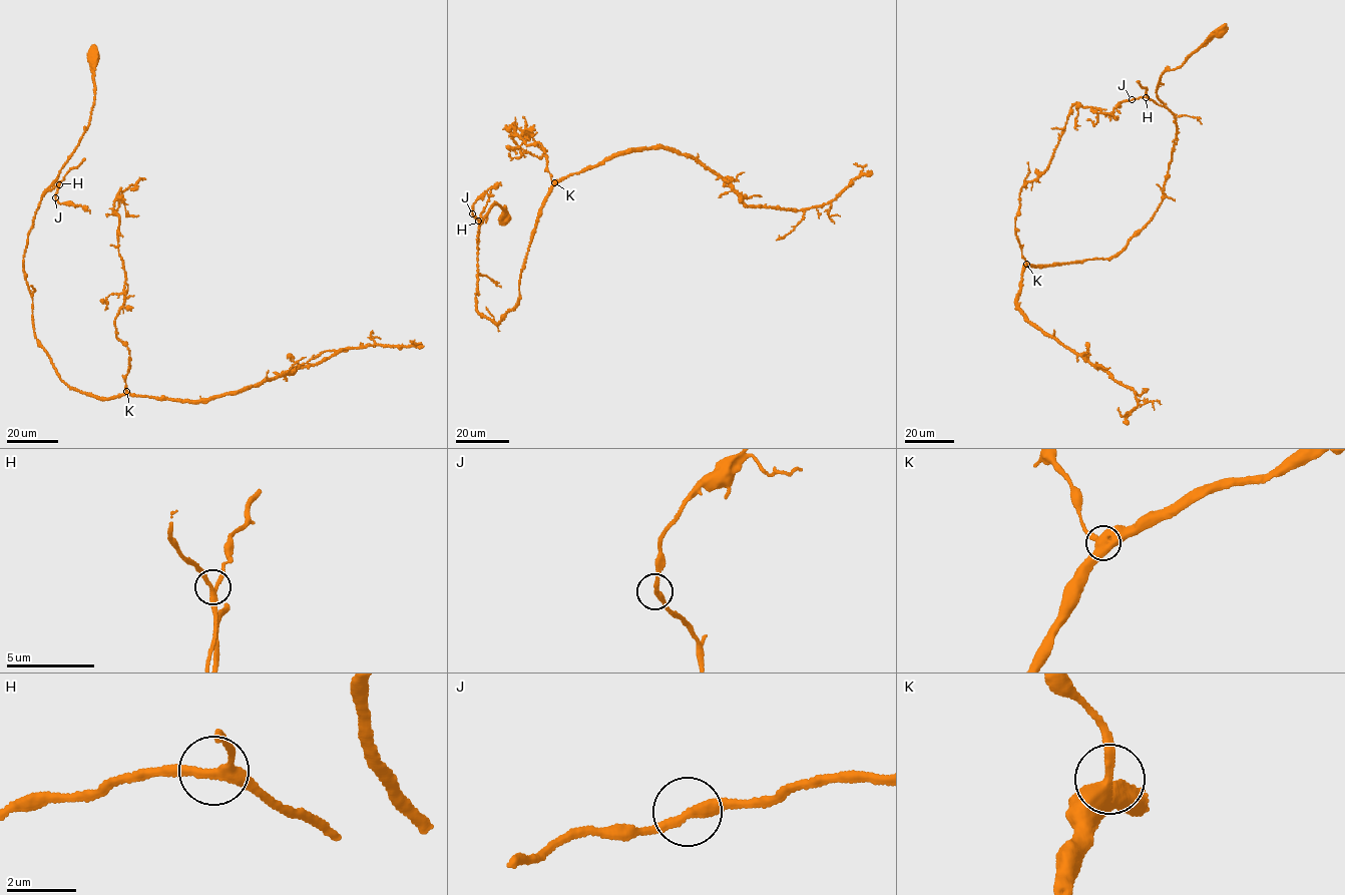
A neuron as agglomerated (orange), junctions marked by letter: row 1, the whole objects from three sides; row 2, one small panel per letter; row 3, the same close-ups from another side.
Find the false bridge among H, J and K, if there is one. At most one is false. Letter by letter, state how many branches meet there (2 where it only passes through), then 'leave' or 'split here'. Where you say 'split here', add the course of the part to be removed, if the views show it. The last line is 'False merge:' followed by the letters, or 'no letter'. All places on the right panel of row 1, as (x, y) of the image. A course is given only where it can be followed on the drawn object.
H: 3 branches meet; leave
J: 2 branches meet; leave
K: 2 branches meet; leave
False merge: no letter

